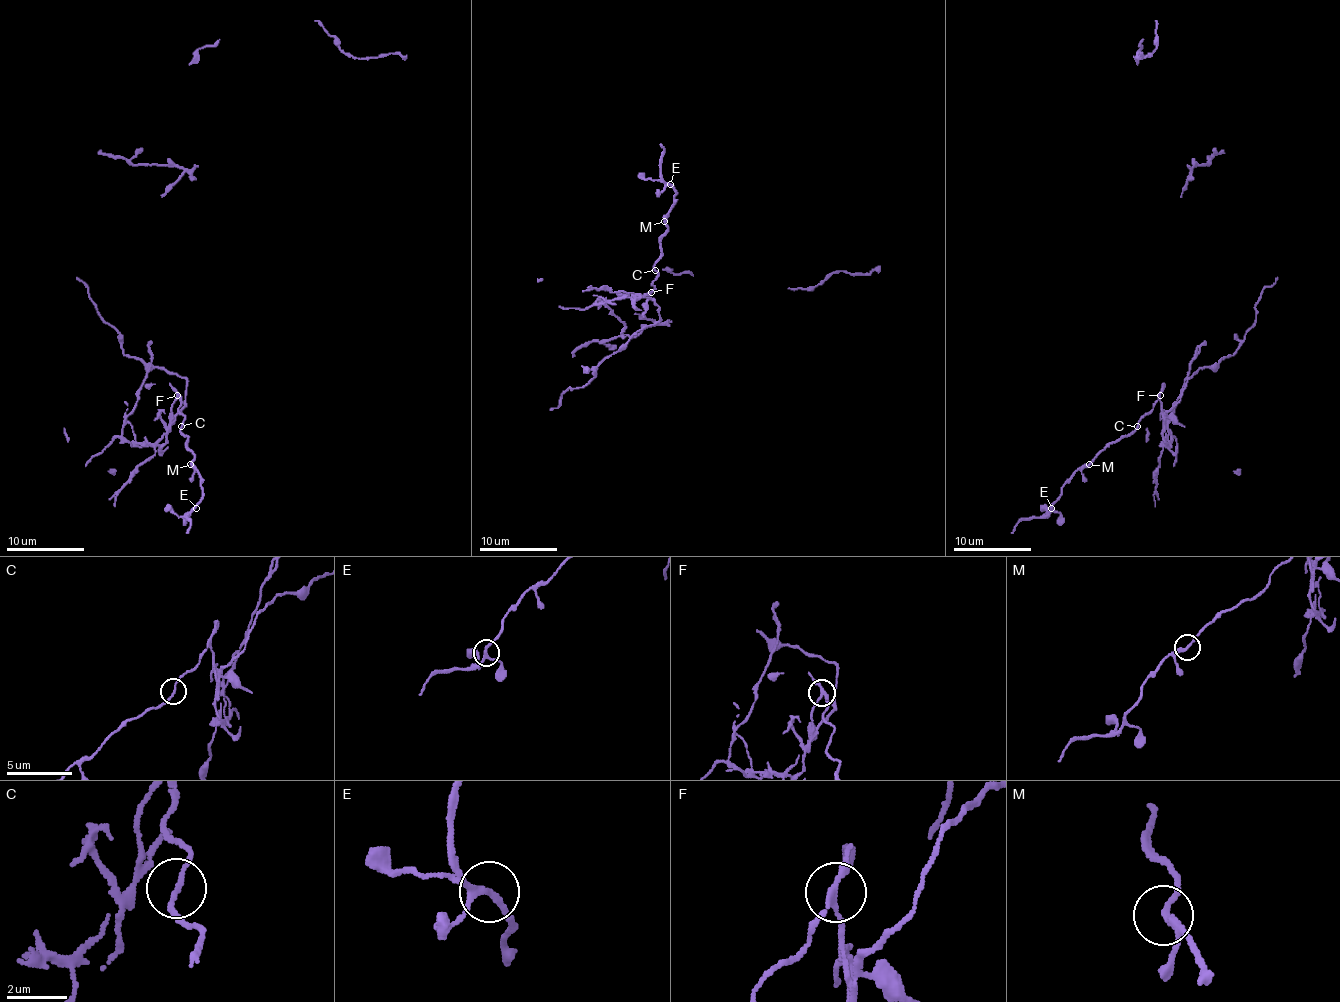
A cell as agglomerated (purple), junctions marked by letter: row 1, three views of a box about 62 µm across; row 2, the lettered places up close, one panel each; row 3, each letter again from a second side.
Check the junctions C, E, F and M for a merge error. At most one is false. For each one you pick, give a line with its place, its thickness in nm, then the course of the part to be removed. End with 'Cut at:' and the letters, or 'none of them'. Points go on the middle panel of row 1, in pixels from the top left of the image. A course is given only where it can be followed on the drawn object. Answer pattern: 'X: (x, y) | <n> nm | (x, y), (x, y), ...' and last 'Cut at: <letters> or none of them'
F: (651, 292) | 190 nm
Cut at: F

